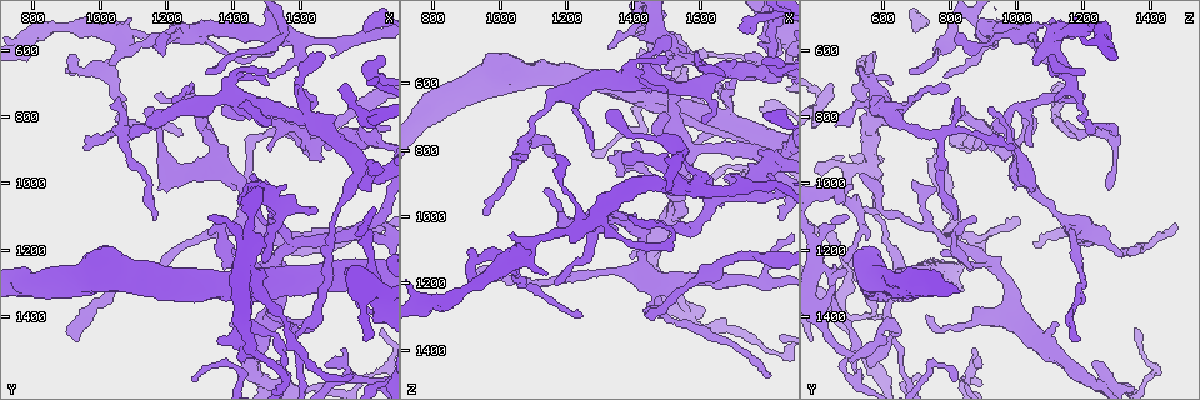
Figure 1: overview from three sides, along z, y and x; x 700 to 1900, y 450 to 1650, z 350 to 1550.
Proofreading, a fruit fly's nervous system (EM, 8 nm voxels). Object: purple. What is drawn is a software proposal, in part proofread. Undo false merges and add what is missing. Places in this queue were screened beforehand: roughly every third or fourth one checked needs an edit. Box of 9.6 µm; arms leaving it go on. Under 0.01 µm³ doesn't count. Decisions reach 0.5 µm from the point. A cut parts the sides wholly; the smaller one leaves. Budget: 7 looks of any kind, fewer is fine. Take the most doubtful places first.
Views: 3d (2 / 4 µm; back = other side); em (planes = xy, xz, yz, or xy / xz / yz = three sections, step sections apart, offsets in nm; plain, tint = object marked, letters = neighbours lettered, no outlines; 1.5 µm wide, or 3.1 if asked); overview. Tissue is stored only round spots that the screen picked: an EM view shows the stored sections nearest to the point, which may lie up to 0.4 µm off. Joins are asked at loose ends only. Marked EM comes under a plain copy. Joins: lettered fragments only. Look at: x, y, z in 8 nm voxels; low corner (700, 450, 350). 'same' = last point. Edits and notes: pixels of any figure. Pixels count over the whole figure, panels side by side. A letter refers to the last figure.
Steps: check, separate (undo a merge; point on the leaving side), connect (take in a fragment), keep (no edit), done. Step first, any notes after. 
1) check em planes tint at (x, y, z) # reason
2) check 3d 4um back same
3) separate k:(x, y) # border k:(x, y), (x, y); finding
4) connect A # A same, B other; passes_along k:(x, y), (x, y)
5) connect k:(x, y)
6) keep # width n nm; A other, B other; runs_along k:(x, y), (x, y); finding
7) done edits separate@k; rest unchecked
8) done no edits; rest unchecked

check em yz step 4 tint at (1140, 560, 1170) # an open end

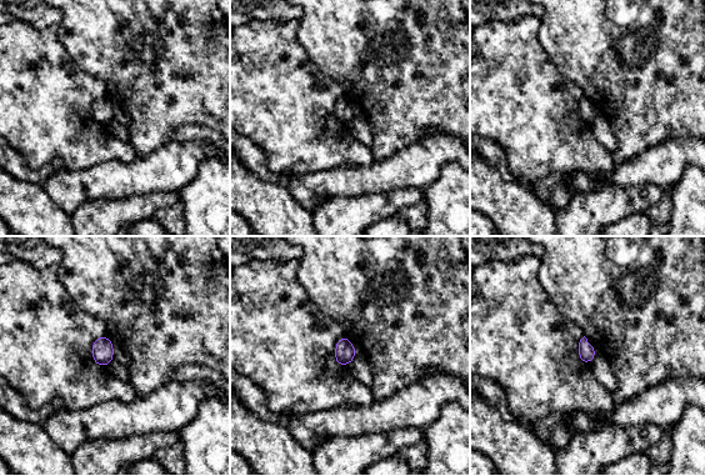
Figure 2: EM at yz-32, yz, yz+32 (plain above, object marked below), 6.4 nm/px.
check em planes tint same

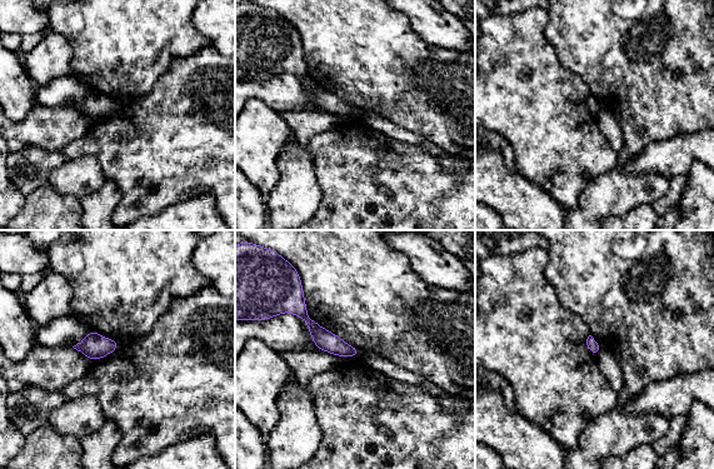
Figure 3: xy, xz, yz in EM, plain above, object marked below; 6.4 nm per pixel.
check em planes letters same # what lies round it

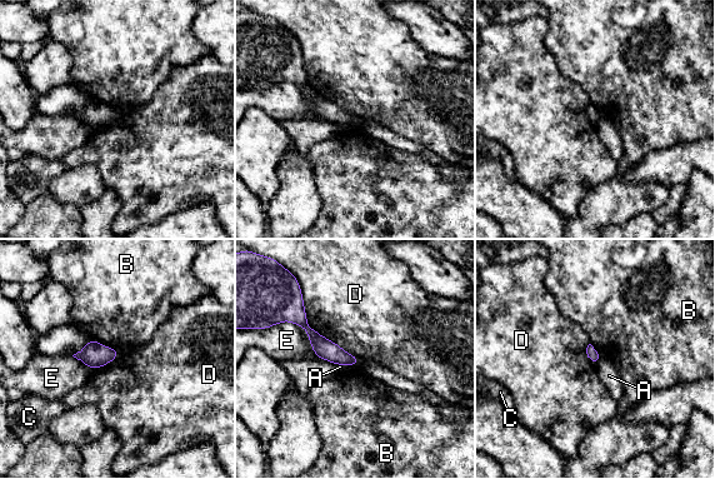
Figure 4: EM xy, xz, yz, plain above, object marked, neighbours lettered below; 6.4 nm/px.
keep # A other, B other, C other, D other, E other; runs_along 4:(298, 312), (329, 350), (355, 360); none of them fits

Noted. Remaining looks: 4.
check 3d 2um at (1050, 730, 830) # thin end

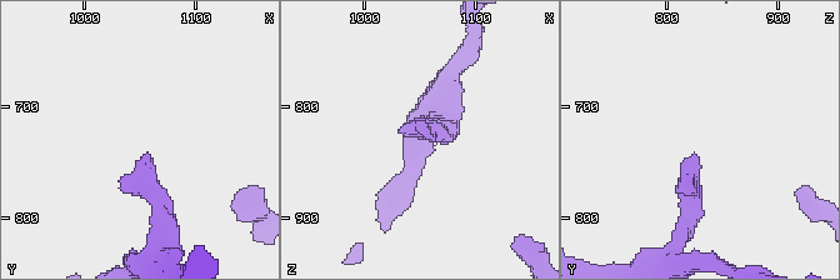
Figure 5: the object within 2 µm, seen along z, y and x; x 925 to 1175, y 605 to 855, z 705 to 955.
check em planes letters at (1056, 740, 826) # shape alone is not enough

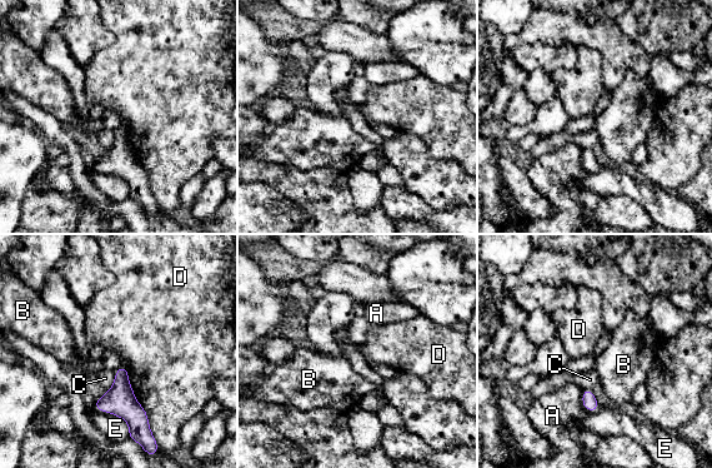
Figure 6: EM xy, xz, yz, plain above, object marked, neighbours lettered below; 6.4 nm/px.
keep # width 120 nm; A other, B other, C other, D other, E other; border 6:(125, 366), (158, 444); no lettered fragment goes on from it

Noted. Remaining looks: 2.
check em planes letters at (1840, 610, 550) # an open end

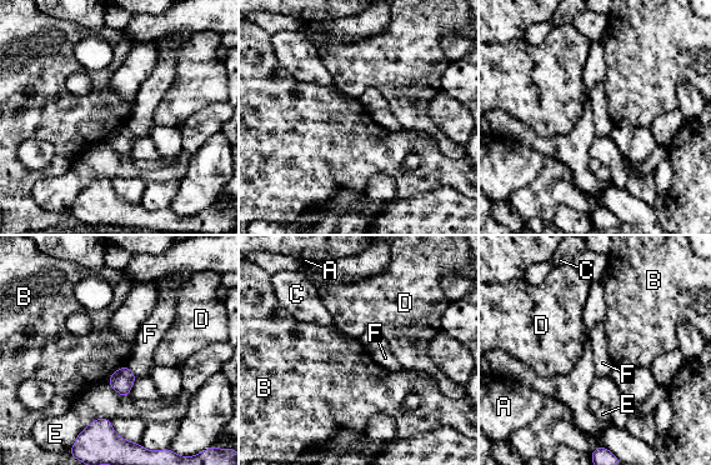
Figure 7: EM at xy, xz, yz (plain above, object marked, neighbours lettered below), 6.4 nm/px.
keep # A other, B other, C other, D other, E other, F other; border 7:(125, 364), (105, 381); no lettered fragment goes on from it

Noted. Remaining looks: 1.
done no edits; rest unchecked

